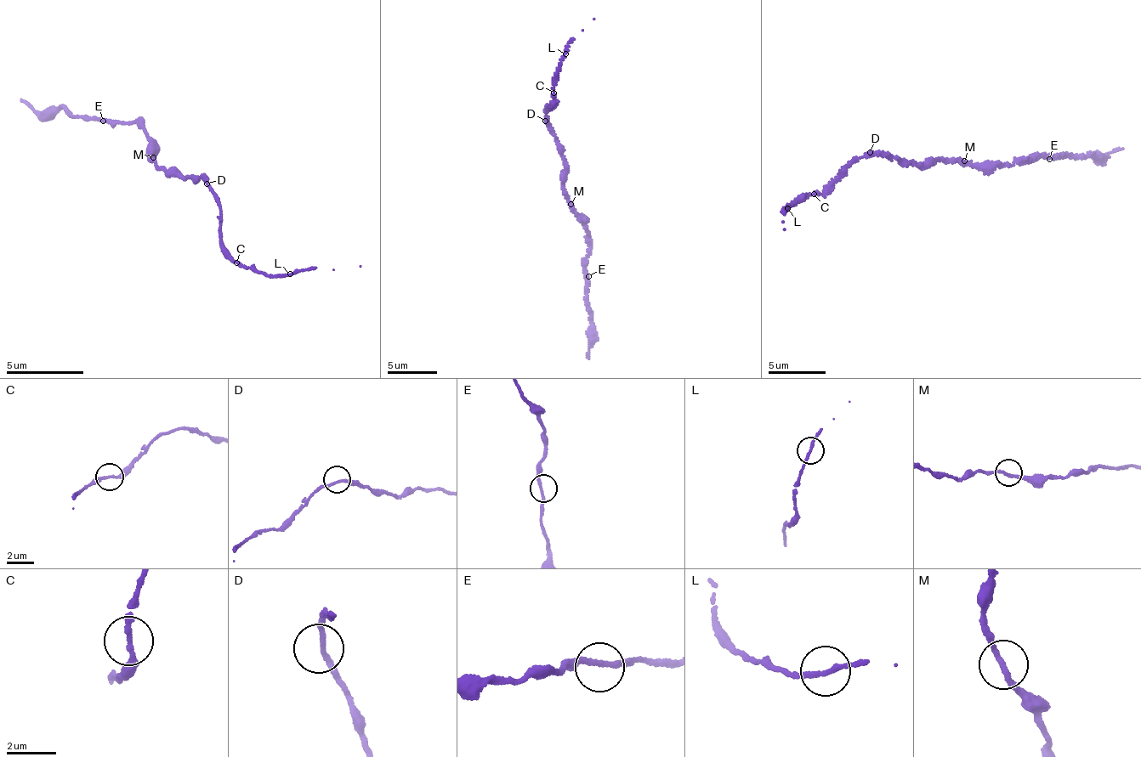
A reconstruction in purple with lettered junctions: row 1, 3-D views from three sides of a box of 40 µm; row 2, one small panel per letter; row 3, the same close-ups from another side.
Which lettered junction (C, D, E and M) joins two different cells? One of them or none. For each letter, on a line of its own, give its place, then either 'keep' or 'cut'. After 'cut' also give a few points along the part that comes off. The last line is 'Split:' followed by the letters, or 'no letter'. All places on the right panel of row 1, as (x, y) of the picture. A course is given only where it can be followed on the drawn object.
C: at (814, 194); keep
D: at (870, 152); keep
E: at (1049, 159); keep
M: at (964, 161); keep
Split: no letter

